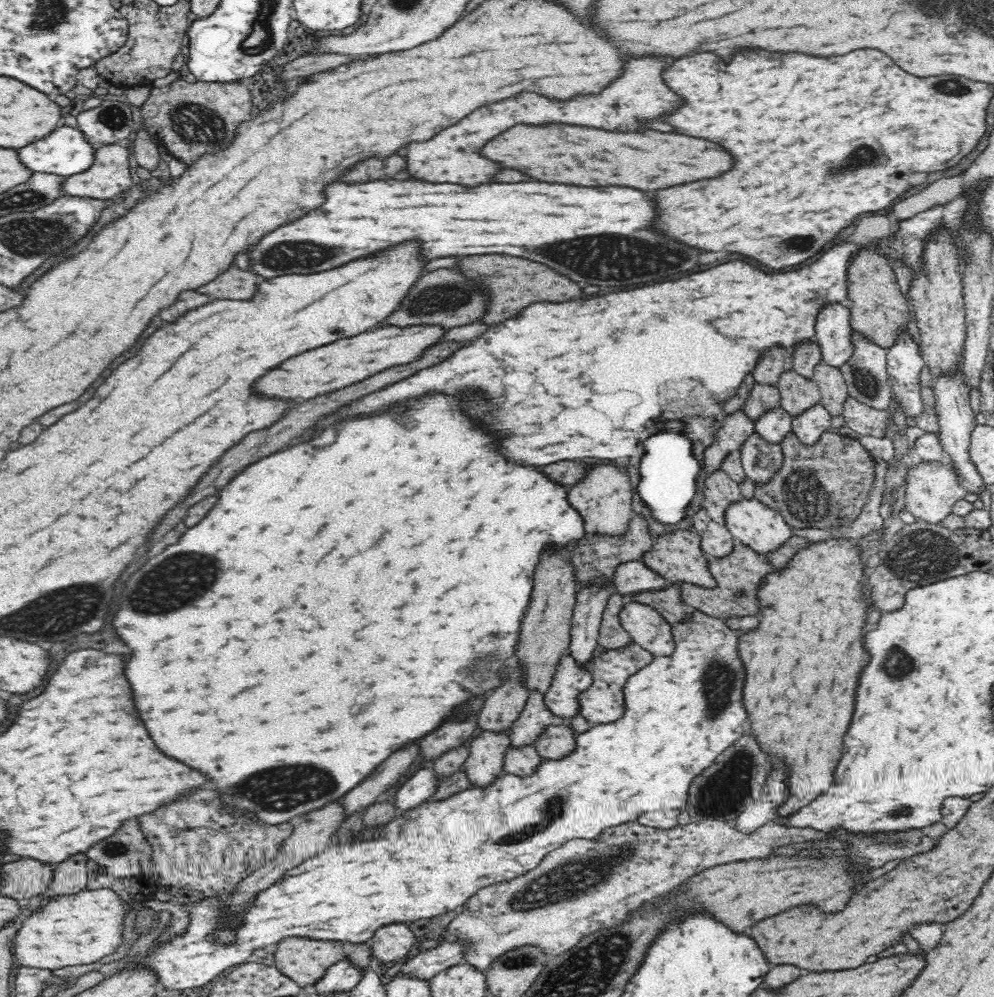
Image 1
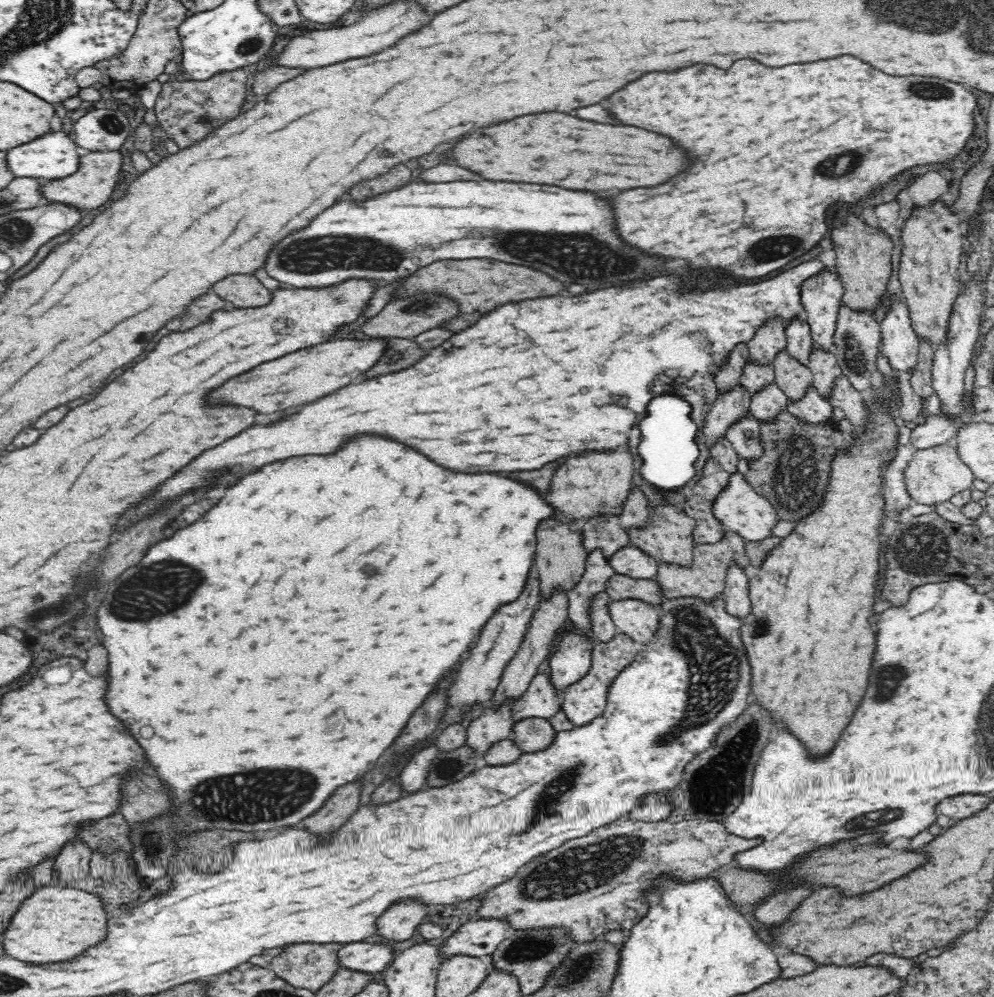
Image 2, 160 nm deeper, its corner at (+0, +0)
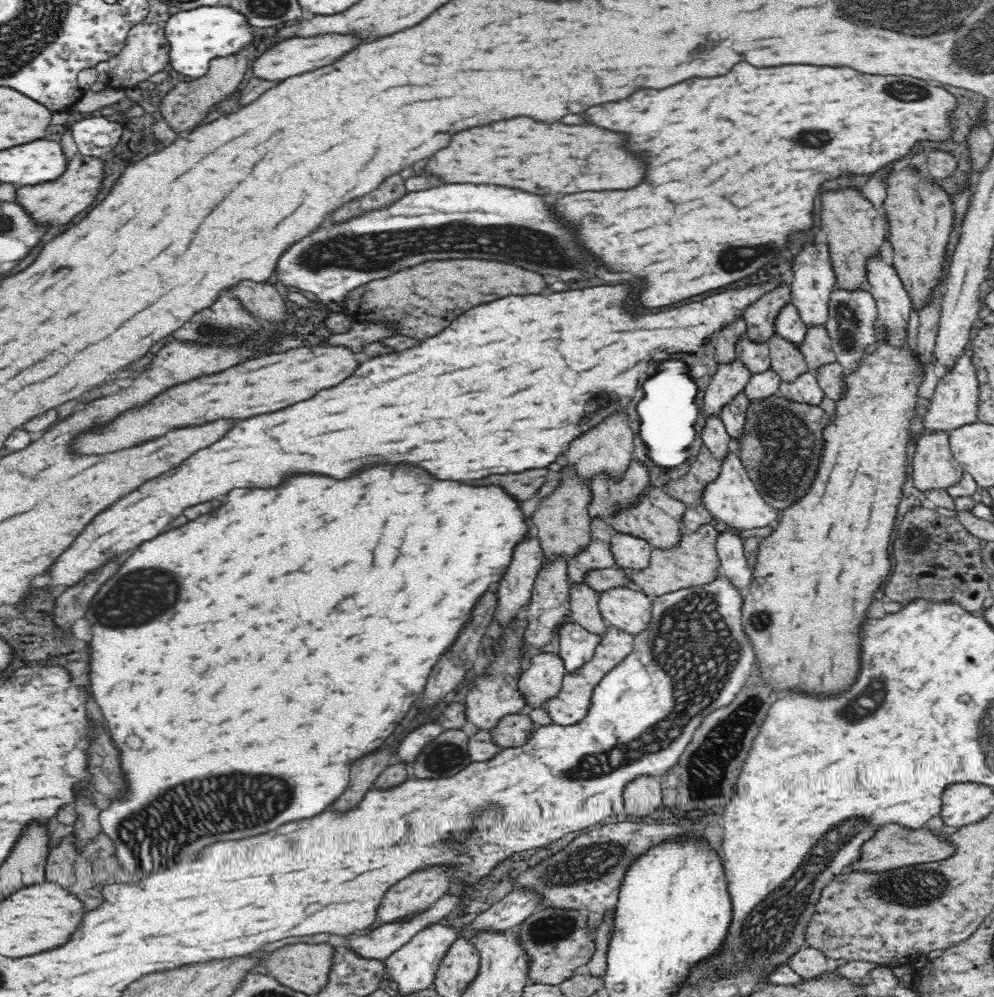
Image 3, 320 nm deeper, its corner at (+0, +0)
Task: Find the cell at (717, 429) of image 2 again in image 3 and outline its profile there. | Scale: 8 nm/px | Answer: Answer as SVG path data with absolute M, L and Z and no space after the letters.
M736 358L732 364L720 364L713 374L704 398L704 414L719 417L722 410L740 393L745 393L751 374Z

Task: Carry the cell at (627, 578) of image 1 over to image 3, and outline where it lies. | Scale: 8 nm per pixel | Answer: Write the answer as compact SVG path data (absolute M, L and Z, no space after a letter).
M615 532L611 538L611 553L620 568L644 570L650 564L653 546L642 538Z

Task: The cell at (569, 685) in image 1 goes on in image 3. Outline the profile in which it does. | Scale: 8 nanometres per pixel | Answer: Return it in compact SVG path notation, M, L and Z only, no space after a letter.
M571 620L559 627L558 636L558 655L566 673L576 672L584 664L590 663L602 638Z

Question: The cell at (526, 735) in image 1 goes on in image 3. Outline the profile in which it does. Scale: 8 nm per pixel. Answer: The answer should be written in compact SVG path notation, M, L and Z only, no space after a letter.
M554 651L536 654L517 682L518 692L525 702L525 711L545 708L550 700L554 700L561 690L565 674L564 663Z

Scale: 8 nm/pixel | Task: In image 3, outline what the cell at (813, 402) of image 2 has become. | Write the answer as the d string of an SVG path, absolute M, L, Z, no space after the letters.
M806 372L796 380L796 383L786 384L781 382L779 396L792 403L820 407L825 393L820 389L817 377Z

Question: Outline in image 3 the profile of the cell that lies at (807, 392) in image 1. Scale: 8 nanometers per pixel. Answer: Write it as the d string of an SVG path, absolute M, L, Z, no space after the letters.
M772 336L768 345L771 370L781 378L782 383L796 383L802 374L809 372L805 357L791 342Z

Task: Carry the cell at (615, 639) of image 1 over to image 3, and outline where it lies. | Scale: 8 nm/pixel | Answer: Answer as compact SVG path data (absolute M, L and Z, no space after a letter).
M588 584L570 585L571 620L588 629L591 633L604 636L610 625L598 608L600 593Z

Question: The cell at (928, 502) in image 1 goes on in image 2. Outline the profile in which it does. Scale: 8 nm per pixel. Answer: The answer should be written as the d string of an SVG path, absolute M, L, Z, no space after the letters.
M946 443L927 450L917 450L904 470L905 489L912 504L938 506L964 490L972 489L973 472L960 459L954 443Z

